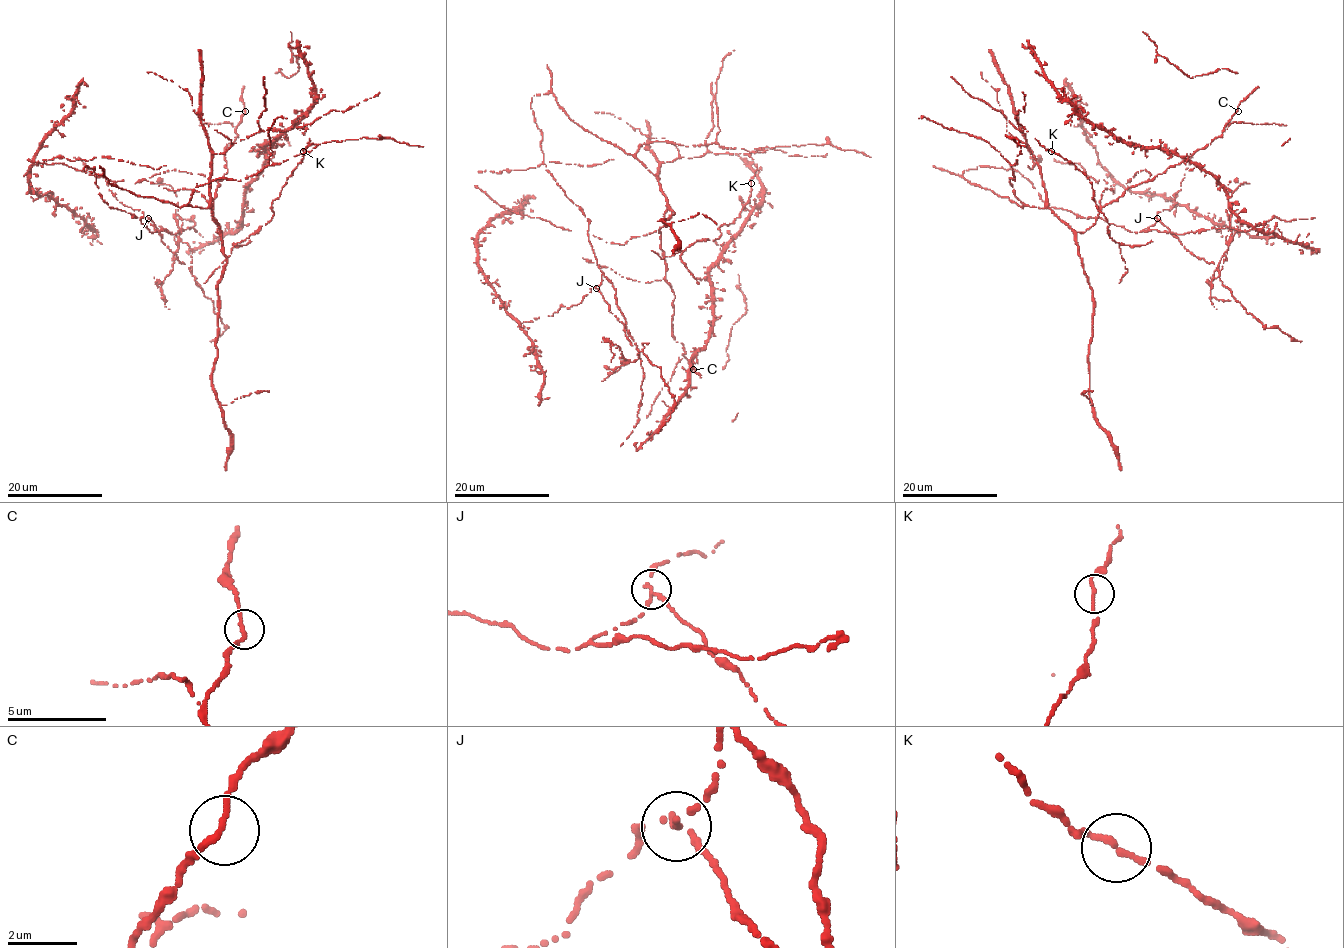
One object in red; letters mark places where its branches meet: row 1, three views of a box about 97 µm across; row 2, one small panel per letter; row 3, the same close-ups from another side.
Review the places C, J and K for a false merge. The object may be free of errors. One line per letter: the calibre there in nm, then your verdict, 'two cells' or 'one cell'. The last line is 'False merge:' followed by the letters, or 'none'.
C: 200 nm | one cell
J: 190 nm | two cells
K: 180 nm | one cell
False merge: J

